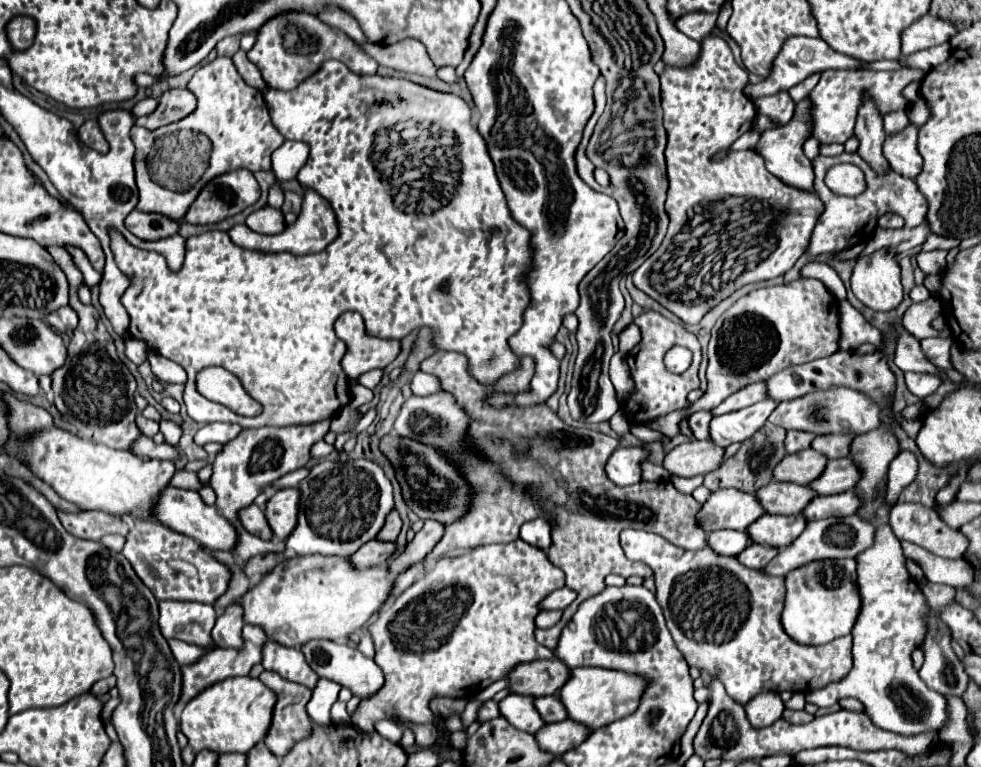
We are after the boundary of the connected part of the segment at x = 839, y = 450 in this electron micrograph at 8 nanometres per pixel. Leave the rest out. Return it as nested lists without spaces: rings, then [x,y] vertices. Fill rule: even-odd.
[[[828,434],[828,436],[816,436],[812,442],[812,450],[822,452],[828,460],[832,458],[844,458],[848,454],[850,442],[854,436],[844,436],[844,434]]]

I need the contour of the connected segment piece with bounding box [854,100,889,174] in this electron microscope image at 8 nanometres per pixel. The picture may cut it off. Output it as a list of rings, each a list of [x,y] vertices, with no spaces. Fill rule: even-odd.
[[[864,100],[862,108],[858,110],[854,134],[860,140],[858,152],[862,154],[862,158],[870,162],[878,174],[886,172],[889,165],[886,164],[886,158],[882,156],[882,142],[886,134],[882,128],[882,116],[874,112],[874,104],[870,104],[870,100]]]

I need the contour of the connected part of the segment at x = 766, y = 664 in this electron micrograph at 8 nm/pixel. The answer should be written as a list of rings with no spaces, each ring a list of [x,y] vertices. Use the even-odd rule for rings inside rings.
[[[624,530],[620,534],[620,542],[630,560],[642,560],[654,570],[656,600],[664,610],[668,630],[686,662],[724,682],[726,692],[738,704],[746,704],[750,698],[762,692],[780,694],[784,690],[810,692],[814,688],[824,688],[834,680],[846,678],[846,674],[852,670],[852,636],[842,636],[822,646],[802,646],[784,634],[780,624],[786,592],[784,578],[768,576],[762,570],[750,570],[736,558],[720,556],[708,546],[698,552],[682,550],[662,536],[642,530]]]

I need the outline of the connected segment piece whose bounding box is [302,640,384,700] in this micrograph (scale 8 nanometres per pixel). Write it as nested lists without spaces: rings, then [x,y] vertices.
[[[310,640],[302,646],[302,652],[310,664],[310,668],[328,680],[338,682],[344,688],[350,688],[354,696],[360,700],[366,700],[366,696],[374,696],[378,688],[384,684],[384,674],[382,670],[374,664],[372,658],[366,658],[358,648],[350,648],[344,642],[330,642],[330,640]]]

